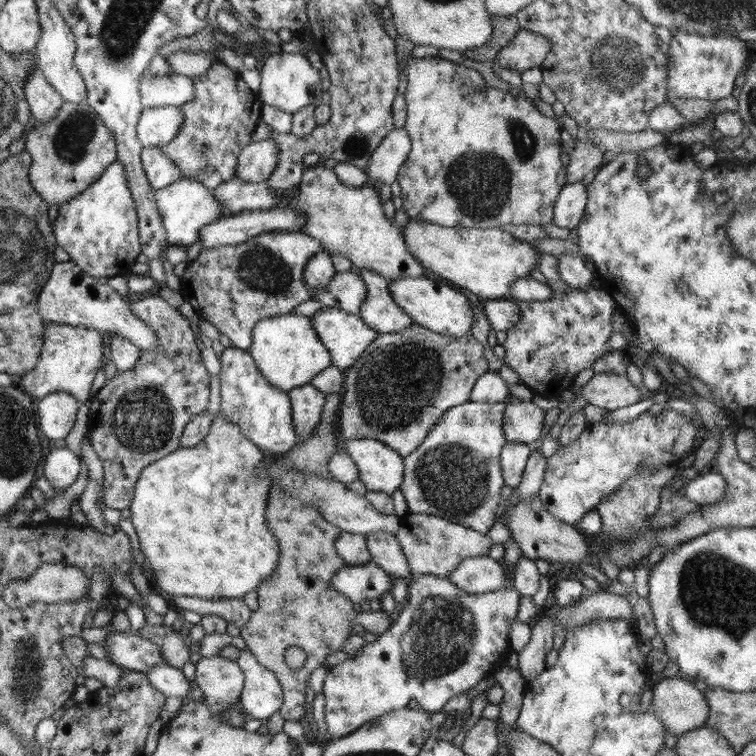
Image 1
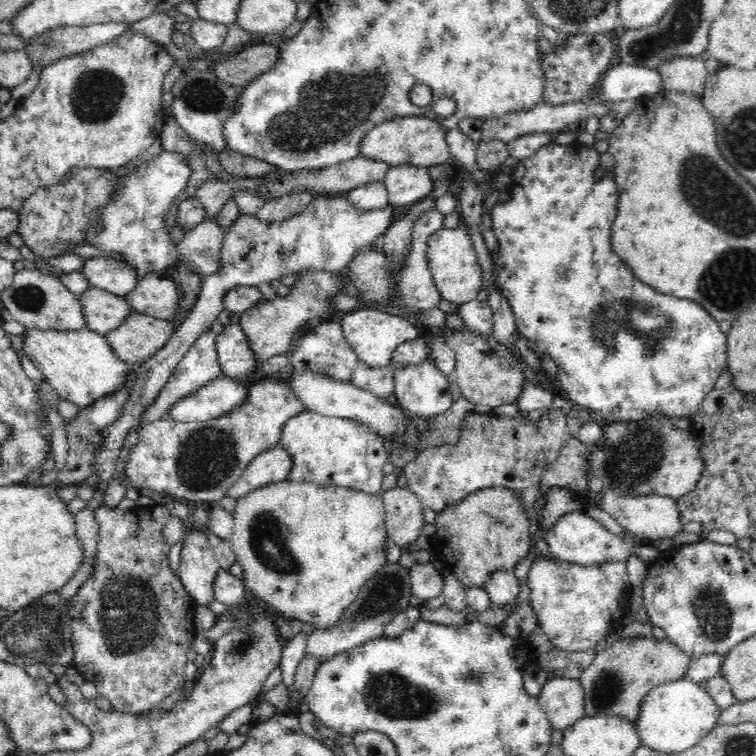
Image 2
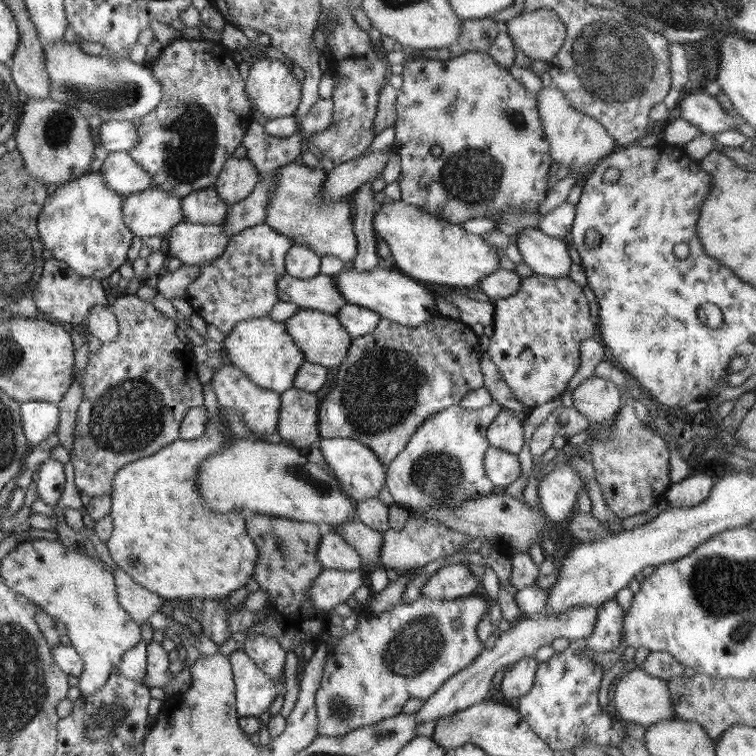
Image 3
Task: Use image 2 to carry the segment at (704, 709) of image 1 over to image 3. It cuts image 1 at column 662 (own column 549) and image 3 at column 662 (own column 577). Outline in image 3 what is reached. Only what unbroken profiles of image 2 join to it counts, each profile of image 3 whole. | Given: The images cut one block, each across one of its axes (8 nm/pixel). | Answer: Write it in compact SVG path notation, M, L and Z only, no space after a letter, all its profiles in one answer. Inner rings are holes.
M632 666L624 671L616 681L615 706L617 717L628 722L635 722L648 727L656 722L677 719L674 710L672 710L672 698L669 695L668 683L661 678L656 678L646 674L642 668Z

